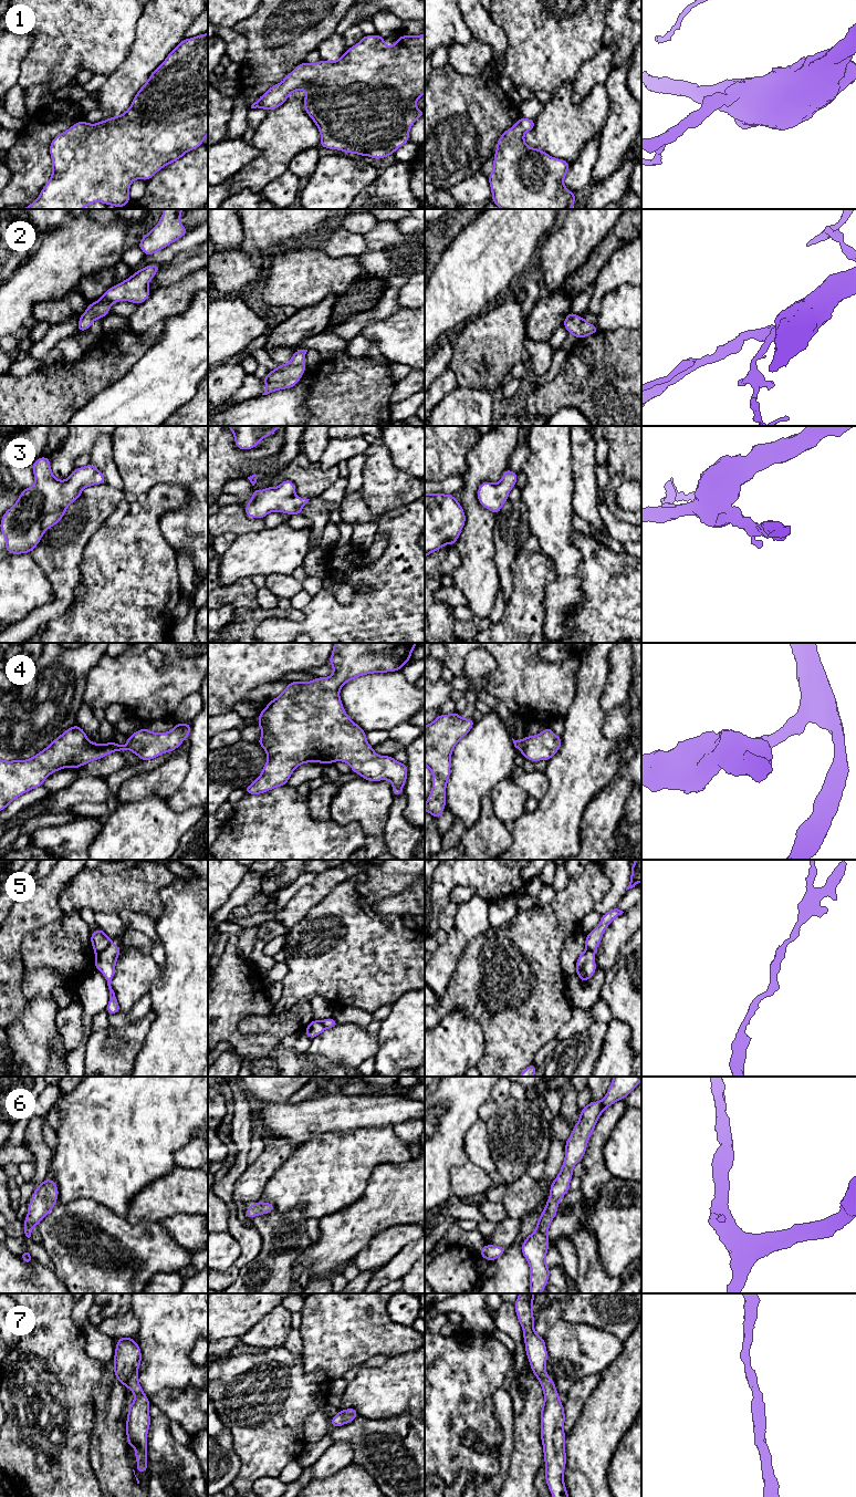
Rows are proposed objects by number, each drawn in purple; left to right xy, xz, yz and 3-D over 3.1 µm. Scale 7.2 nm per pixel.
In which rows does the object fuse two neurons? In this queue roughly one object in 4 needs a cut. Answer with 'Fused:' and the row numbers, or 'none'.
Fused: 5

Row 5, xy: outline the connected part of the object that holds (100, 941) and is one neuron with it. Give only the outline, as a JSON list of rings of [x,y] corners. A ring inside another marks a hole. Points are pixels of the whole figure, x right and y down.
[[[101,928],[91,933],[91,943],[95,955],[103,952],[109,945],[109,942],[111,937]]]

